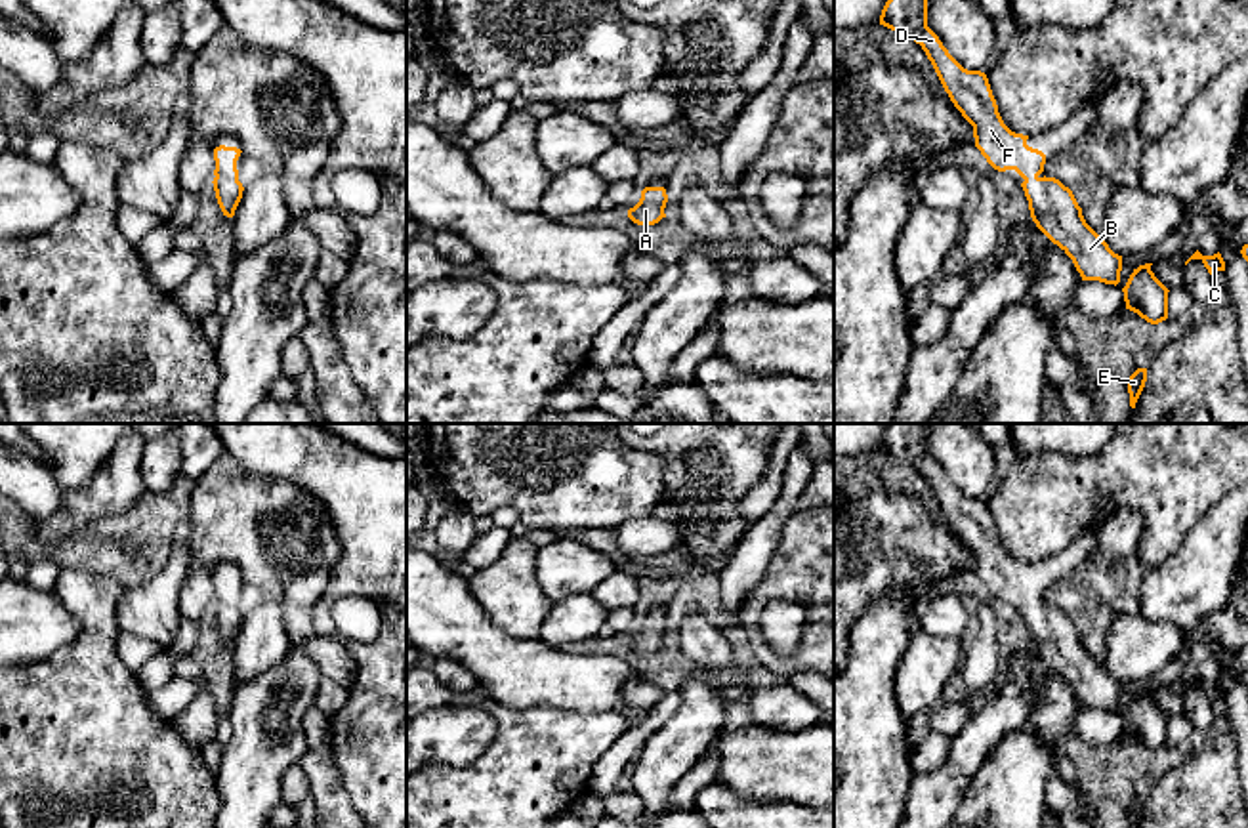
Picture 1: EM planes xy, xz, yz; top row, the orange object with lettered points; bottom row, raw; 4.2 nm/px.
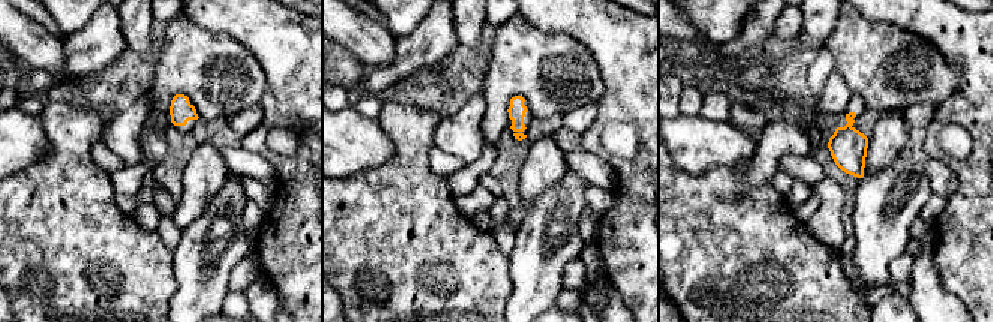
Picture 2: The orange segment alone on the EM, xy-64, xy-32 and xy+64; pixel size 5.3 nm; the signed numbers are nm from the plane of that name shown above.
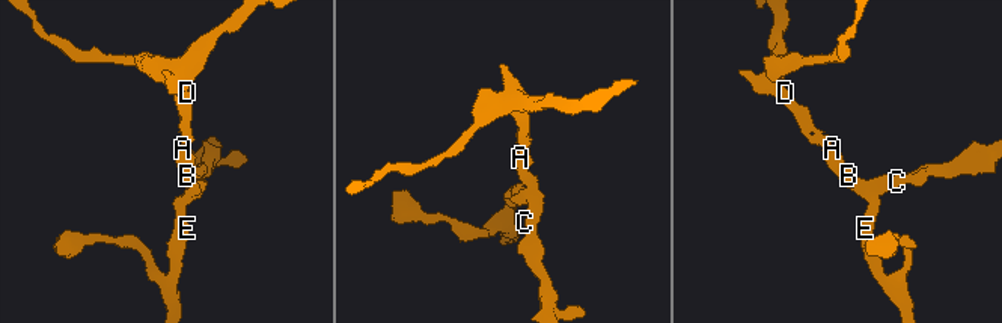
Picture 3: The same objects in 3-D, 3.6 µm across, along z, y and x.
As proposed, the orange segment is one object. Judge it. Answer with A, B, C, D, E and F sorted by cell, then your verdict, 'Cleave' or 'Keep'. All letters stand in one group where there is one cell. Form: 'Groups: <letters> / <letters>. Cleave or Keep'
Groups: A B C D E F. Keep

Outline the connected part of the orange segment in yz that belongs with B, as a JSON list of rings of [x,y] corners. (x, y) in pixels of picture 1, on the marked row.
[[[887,0],[880,15],[880,25],[922,46],[950,101],[973,126],[975,147],[994,170],[1015,170],[1025,179],[1021,187],[1029,200],[1032,221],[1072,259],[1082,280],[1099,280],[1116,286],[1120,282],[1122,256],[1114,254],[1086,223],[1082,208],[1069,187],[1055,177],[1040,176],[1044,172],[1046,155],[1027,145],[1029,135],[1015,134],[1004,124],[987,74],[964,69],[927,27],[927,0]]]

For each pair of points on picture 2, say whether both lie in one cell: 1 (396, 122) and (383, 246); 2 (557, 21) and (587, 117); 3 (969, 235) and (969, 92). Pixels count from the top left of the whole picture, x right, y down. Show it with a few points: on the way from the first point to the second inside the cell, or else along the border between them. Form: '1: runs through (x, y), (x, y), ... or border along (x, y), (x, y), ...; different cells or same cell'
1: runs through (404, 153), (404, 202), (401, 214); same cell
2: border along (597, 104), (597, 116), (582, 135); different cells
3: runs through (977, 199), (975, 128); same cell

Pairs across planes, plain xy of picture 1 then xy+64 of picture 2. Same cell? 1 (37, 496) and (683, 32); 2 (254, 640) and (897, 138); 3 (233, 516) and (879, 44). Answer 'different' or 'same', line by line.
1: same
2: same
3: same

